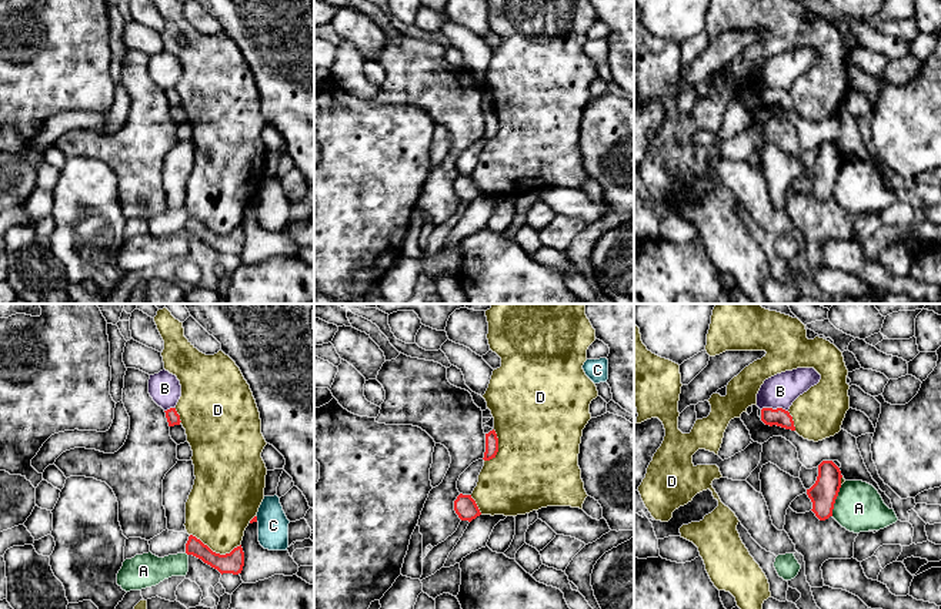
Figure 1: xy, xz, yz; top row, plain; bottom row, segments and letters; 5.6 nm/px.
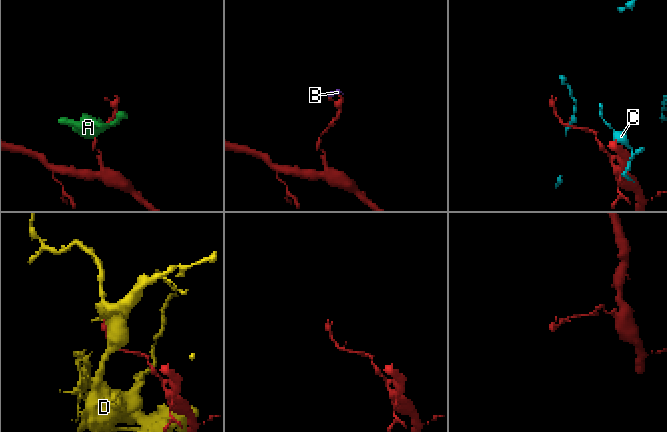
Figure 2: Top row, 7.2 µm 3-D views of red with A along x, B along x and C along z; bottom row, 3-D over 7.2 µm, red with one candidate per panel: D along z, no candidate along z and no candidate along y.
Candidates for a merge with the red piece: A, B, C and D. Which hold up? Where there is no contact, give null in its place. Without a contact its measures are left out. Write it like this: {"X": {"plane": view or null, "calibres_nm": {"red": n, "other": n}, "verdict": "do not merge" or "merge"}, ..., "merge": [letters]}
{"A": {"plane": "yz", "calibres_nm": {"red": 160, "other": 280}, "verdict": "do not merge"}, "B": {"plane": "yz", "calibres_nm": {"red": 100, "other": 190}, "verdict": "do not merge"}, "C": {"plane": "xy", "calibres_nm": {"red": 30, "other": 180}, "verdict": "do not merge"}, "D": {"plane": "xy", "calibres_nm": {"red": 120, "other": 360}, "verdict": "do not merge"}, "merge": []}

